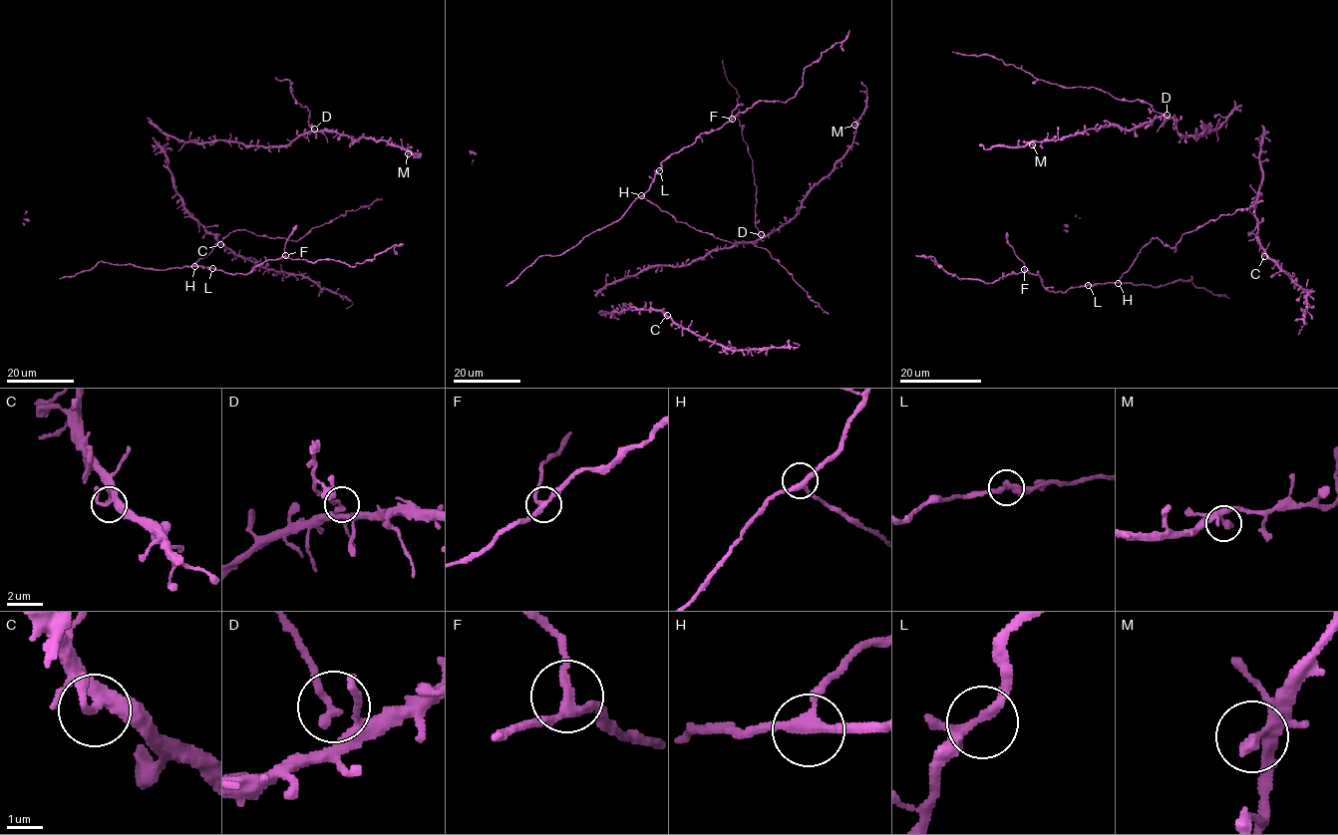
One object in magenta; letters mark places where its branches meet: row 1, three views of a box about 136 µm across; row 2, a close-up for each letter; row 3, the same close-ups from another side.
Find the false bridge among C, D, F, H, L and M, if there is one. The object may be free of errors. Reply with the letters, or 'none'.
D

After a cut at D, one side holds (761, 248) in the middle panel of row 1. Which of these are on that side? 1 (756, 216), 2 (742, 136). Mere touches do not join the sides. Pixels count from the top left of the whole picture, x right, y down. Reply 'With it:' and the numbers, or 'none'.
With it: none

